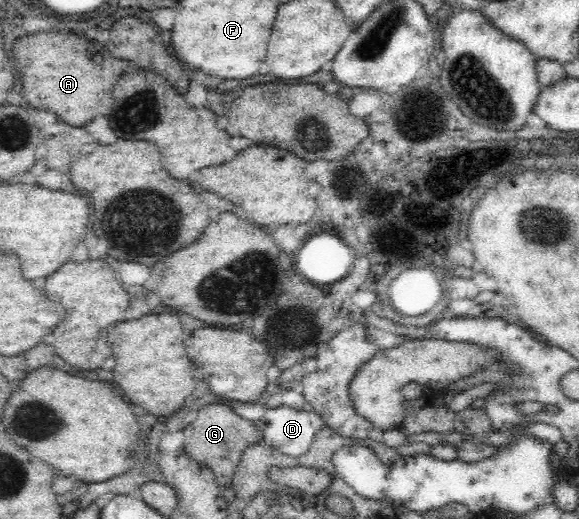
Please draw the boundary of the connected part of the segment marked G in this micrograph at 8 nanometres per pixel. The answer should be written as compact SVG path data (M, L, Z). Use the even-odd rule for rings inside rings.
M211 403L198 408L197 418L184 427L183 451L187 456L205 463L216 477L217 485L223 490L232 487L236 466L242 452L251 444L261 442L263 432L253 425L251 419L235 413L227 404Z

